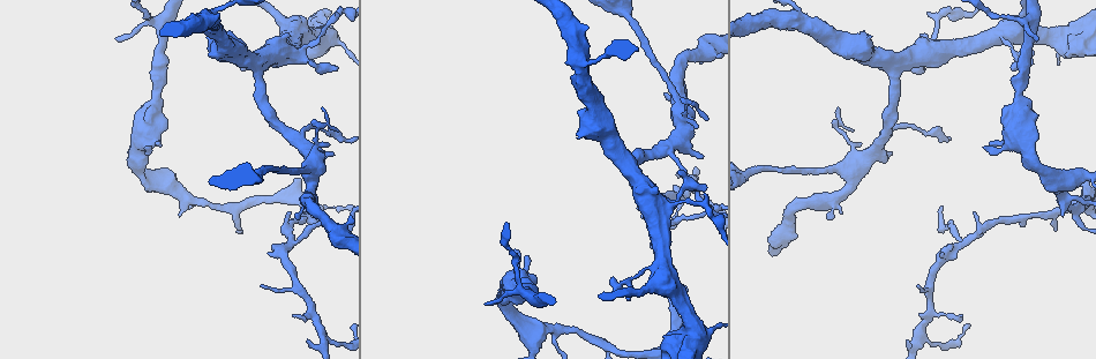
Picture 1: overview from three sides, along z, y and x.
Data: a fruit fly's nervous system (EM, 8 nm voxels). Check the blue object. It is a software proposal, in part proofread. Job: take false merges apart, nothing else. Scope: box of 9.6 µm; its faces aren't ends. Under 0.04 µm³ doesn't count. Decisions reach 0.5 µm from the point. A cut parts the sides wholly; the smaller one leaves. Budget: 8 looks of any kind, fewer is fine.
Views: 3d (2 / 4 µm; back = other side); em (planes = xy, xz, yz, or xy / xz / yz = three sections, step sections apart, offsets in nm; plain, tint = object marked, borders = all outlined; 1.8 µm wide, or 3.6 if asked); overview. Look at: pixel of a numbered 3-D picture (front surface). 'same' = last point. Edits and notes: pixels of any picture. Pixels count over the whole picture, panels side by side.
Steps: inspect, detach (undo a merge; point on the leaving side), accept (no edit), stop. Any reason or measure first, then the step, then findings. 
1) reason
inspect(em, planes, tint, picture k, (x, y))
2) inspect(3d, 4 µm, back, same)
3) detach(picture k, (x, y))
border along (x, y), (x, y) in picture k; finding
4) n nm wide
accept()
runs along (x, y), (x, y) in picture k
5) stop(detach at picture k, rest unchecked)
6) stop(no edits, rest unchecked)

thick turns thin
inspect(em, planes, tint, picture 1, (581, 64))

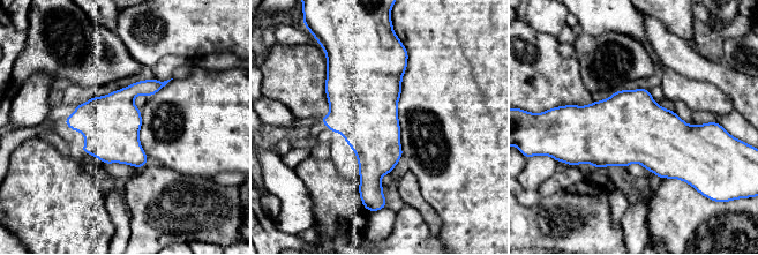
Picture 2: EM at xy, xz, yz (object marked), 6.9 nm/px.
accept()
all the same neuron

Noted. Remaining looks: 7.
inspect(3d, 2 µm, picture 1, (602, 343))

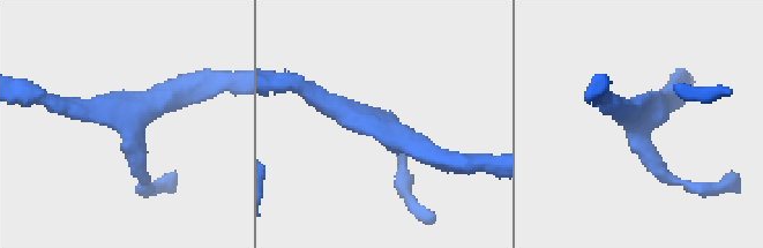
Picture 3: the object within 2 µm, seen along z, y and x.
3 arms; shape alone is not enough
inspect(em, yz, step 8, tint, picture 3, (124, 111))

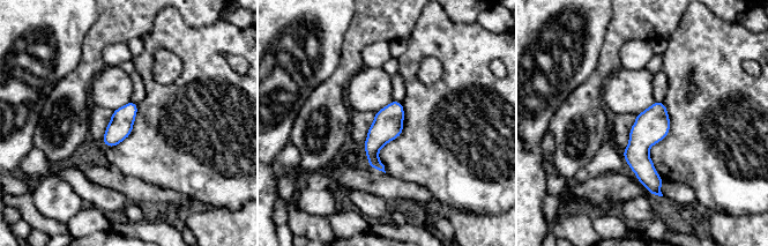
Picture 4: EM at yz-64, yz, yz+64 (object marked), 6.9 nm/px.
another direction
inspect(em, planes, borders, same)

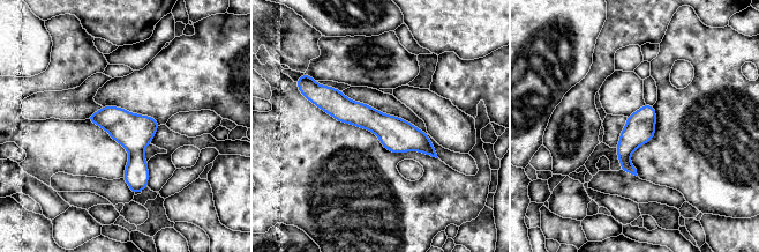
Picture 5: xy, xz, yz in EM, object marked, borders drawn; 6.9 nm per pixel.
200 nm wide
accept()
runs along (322, 91), (431, 153) in picture 5; one neuron here

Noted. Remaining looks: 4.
inspect(em, 3.6 µm, yz, step 16, tint, picture 1, (676, 344))

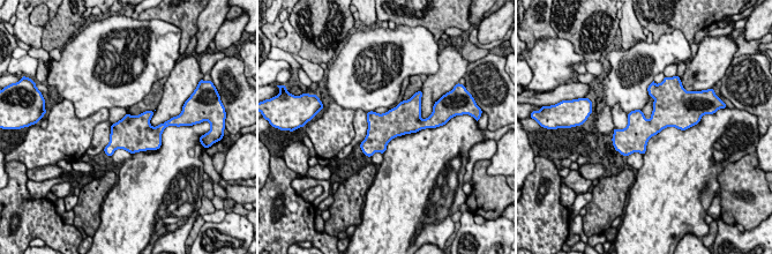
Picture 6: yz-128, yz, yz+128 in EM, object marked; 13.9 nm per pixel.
380 nm wide
accept()
one neuron here

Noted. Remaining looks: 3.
sudden change in width
inspect(em, xz, step 4, tint, picture 1, (158, 106))

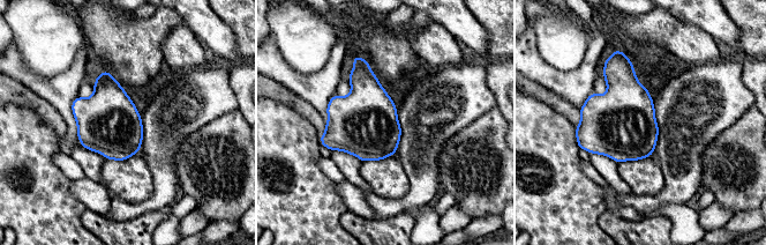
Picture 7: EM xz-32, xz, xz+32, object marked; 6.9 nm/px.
cut it another way
inspect(em, planes, tint, same)

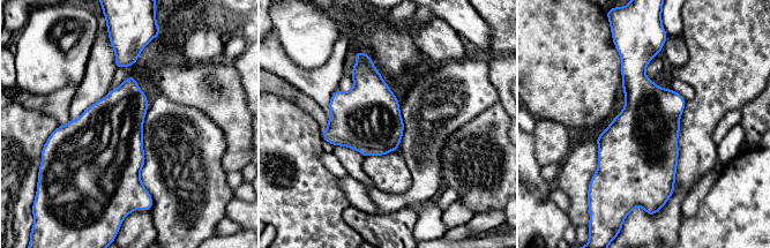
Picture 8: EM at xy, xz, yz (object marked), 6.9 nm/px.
460 nm wide
accept()
continuous, no second neuron

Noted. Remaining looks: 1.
stop(no edits, rest unchecked)

